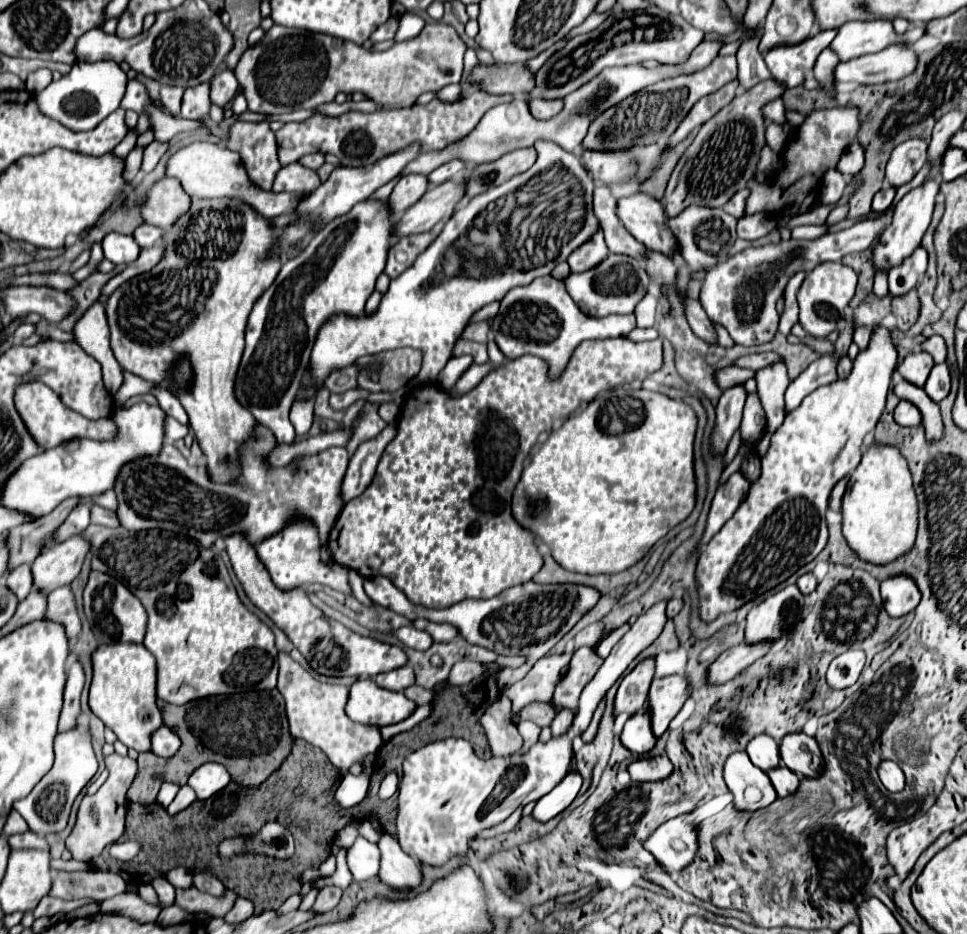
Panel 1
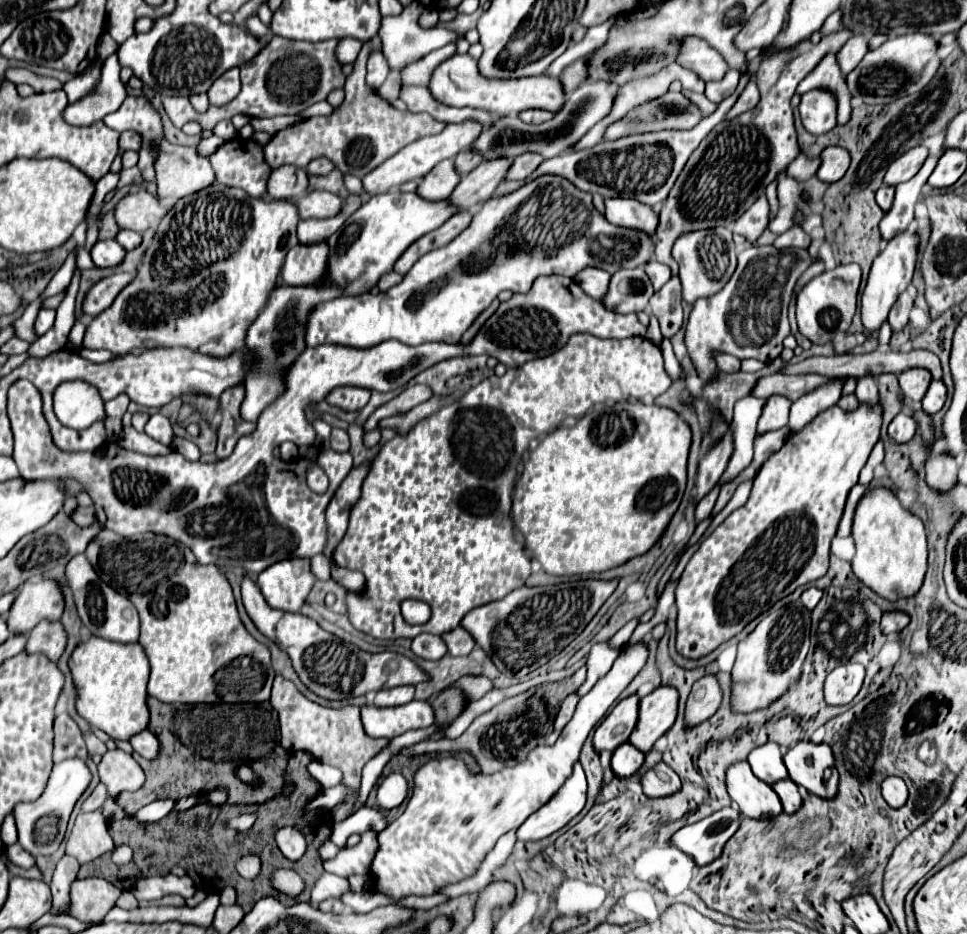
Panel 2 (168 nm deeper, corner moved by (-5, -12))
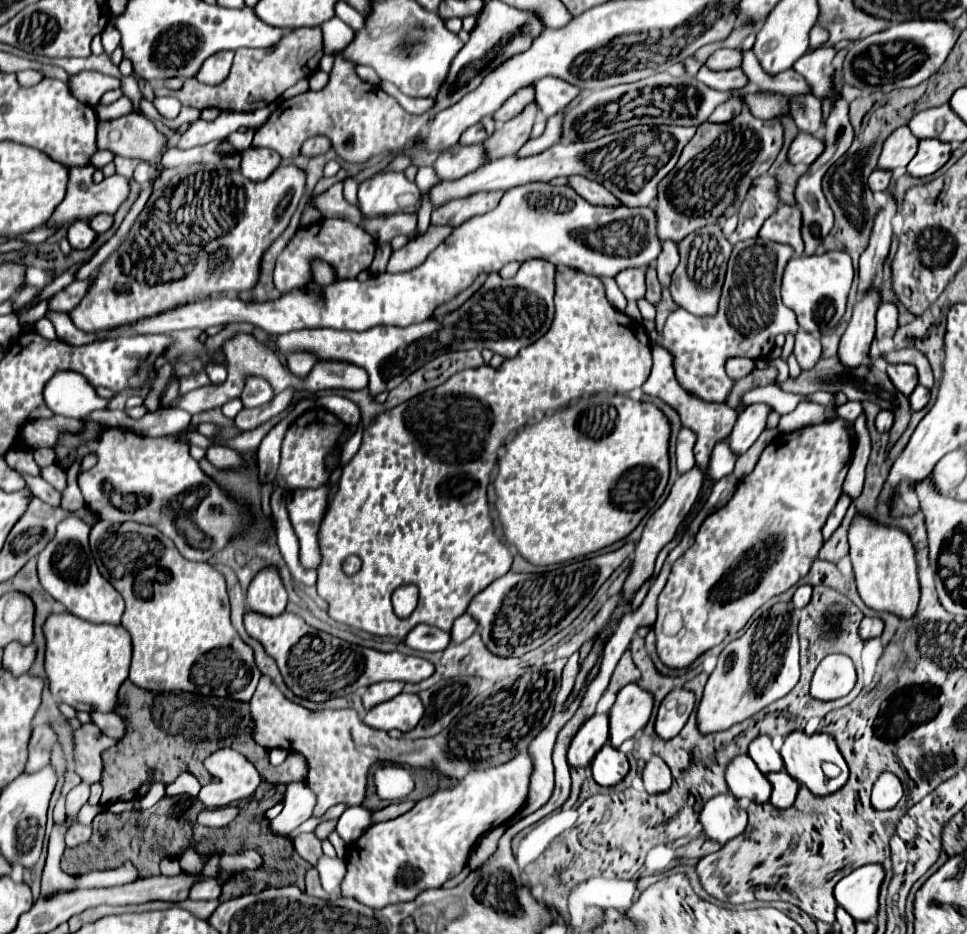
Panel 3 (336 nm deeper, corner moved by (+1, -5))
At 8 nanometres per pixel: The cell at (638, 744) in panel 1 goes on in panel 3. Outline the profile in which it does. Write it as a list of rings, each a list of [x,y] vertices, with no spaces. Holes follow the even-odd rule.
[[[605,744],[597,752],[597,756],[593,758],[591,770],[593,770],[593,778],[595,778],[597,784],[601,784],[601,786],[615,786],[629,772],[627,754],[619,752],[611,744]]]

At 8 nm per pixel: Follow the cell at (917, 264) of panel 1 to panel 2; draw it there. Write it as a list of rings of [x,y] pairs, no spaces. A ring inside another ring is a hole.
[[[907,297],[905,301],[899,301],[891,307],[891,313],[889,313],[889,325],[893,329],[893,333],[901,331],[905,325],[907,325],[907,319],[909,319],[909,311],[913,307],[913,297]]]

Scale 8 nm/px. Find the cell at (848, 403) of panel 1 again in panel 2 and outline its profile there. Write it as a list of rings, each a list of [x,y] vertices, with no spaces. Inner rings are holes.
[[[837,405],[825,409],[823,413],[819,413],[815,417],[815,421],[811,421],[803,431],[799,433],[793,433],[787,443],[777,451],[773,453],[765,463],[763,467],[759,469],[757,477],[755,477],[755,483],[753,483],[753,489],[751,489],[751,495],[749,495],[749,501],[735,509],[709,537],[705,537],[699,545],[699,549],[693,553],[693,557],[689,559],[683,575],[679,577],[679,583],[675,587],[675,605],[677,605],[677,637],[675,637],[675,649],[679,655],[687,657],[687,659],[699,659],[699,657],[705,657],[709,655],[711,651],[715,651],[721,643],[729,641],[731,637],[739,635],[745,625],[749,625],[755,617],[759,617],[761,613],[765,613],[767,609],[771,609],[779,599],[787,597],[789,593],[793,593],[797,587],[805,585],[805,583],[811,583],[819,577],[823,577],[827,573],[827,567],[829,567],[829,545],[831,545],[831,539],[837,531],[837,525],[839,525],[839,519],[843,515],[843,507],[845,507],[845,499],[849,495],[849,491],[857,485],[857,479],[859,479],[859,471],[863,469],[873,445],[879,441],[879,429],[881,429],[881,405],[877,407],[867,407],[867,405],[859,405],[857,411],[853,413],[845,413],[843,409],[839,409]]]

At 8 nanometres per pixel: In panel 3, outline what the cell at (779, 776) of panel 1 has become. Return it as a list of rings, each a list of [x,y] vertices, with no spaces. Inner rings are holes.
[[[771,772],[771,774],[767,774],[767,780],[773,786],[773,794],[771,794],[769,802],[775,808],[789,808],[789,806],[793,806],[797,790],[799,790],[797,780],[789,778],[789,774],[785,774],[785,772]]]

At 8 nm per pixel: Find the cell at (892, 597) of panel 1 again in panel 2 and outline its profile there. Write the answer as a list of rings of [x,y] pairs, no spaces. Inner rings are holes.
[[[883,613],[883,619],[881,619],[881,631],[885,635],[889,633],[895,633],[895,631],[901,631],[905,625],[909,623],[909,617],[905,613]]]

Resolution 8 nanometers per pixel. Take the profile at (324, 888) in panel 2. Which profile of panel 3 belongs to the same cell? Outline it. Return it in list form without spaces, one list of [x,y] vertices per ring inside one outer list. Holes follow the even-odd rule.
[[[323,856],[315,866],[319,870],[321,886],[331,896],[341,896],[341,882],[345,878],[345,862],[341,858],[327,858]]]

